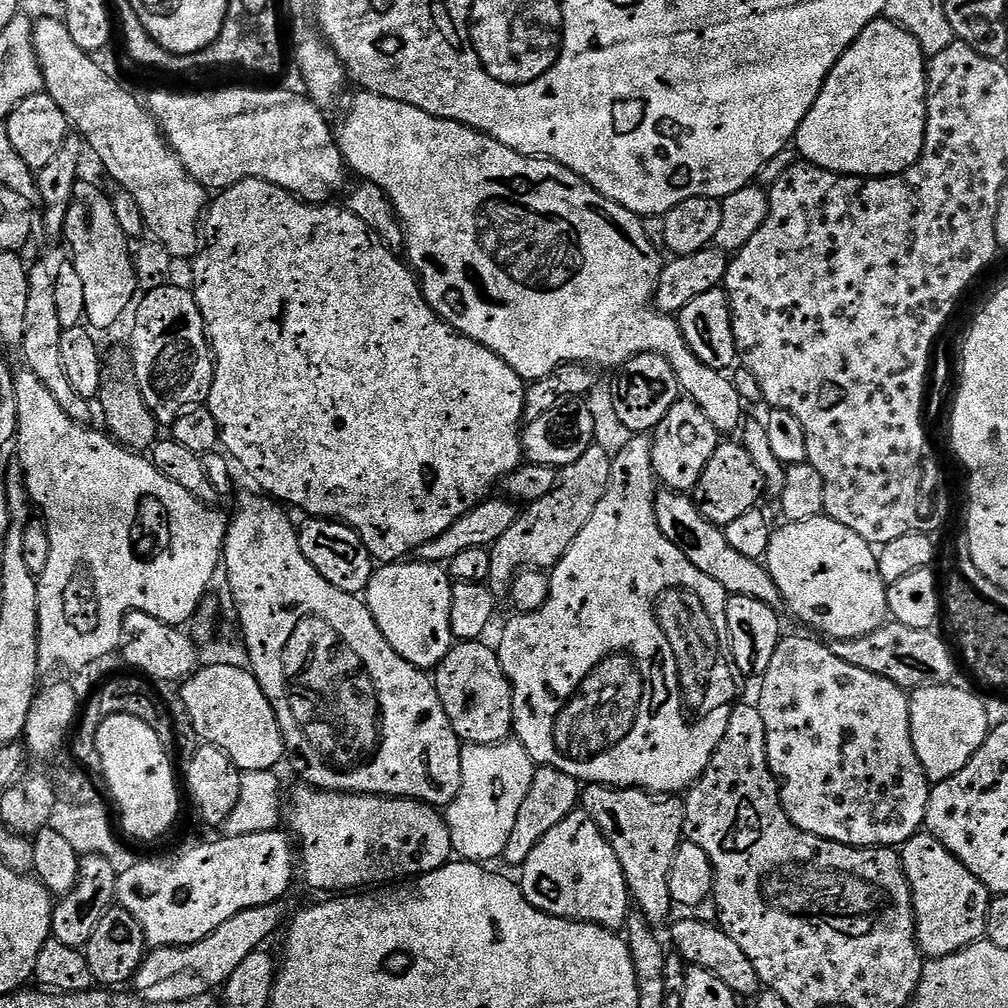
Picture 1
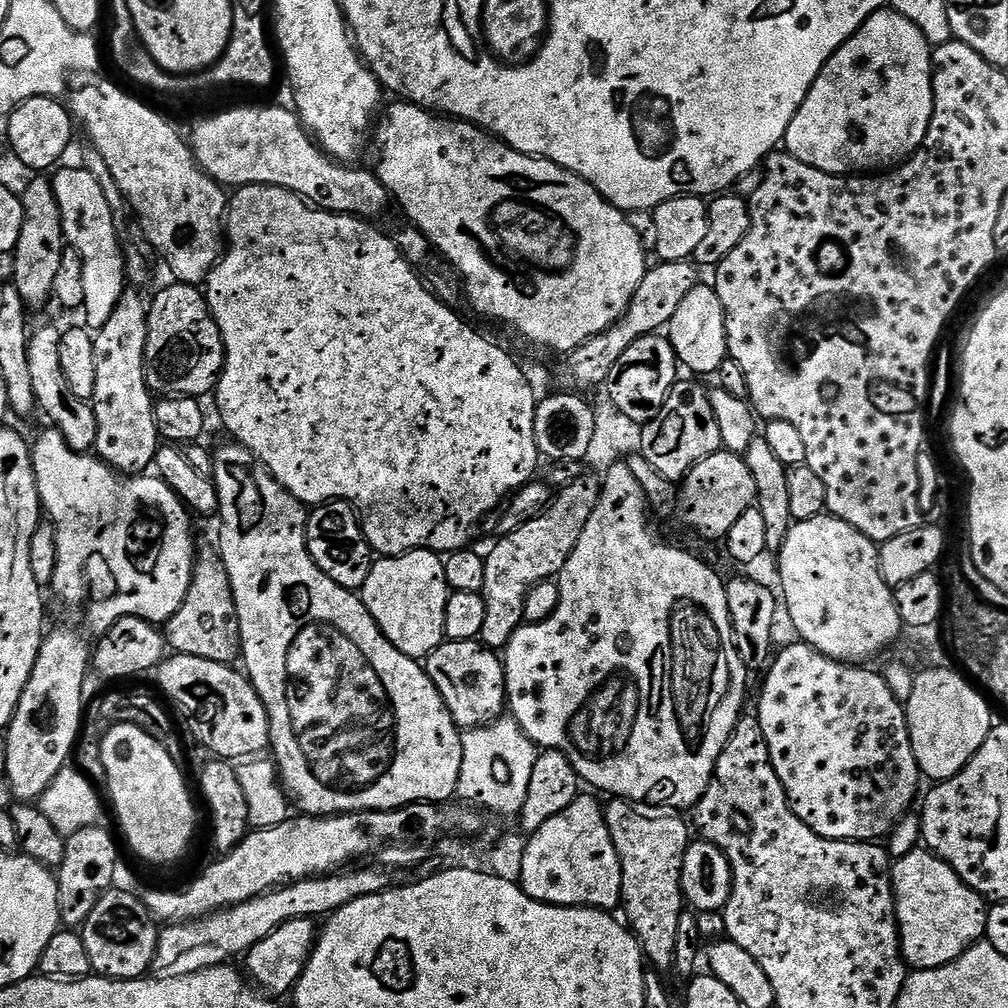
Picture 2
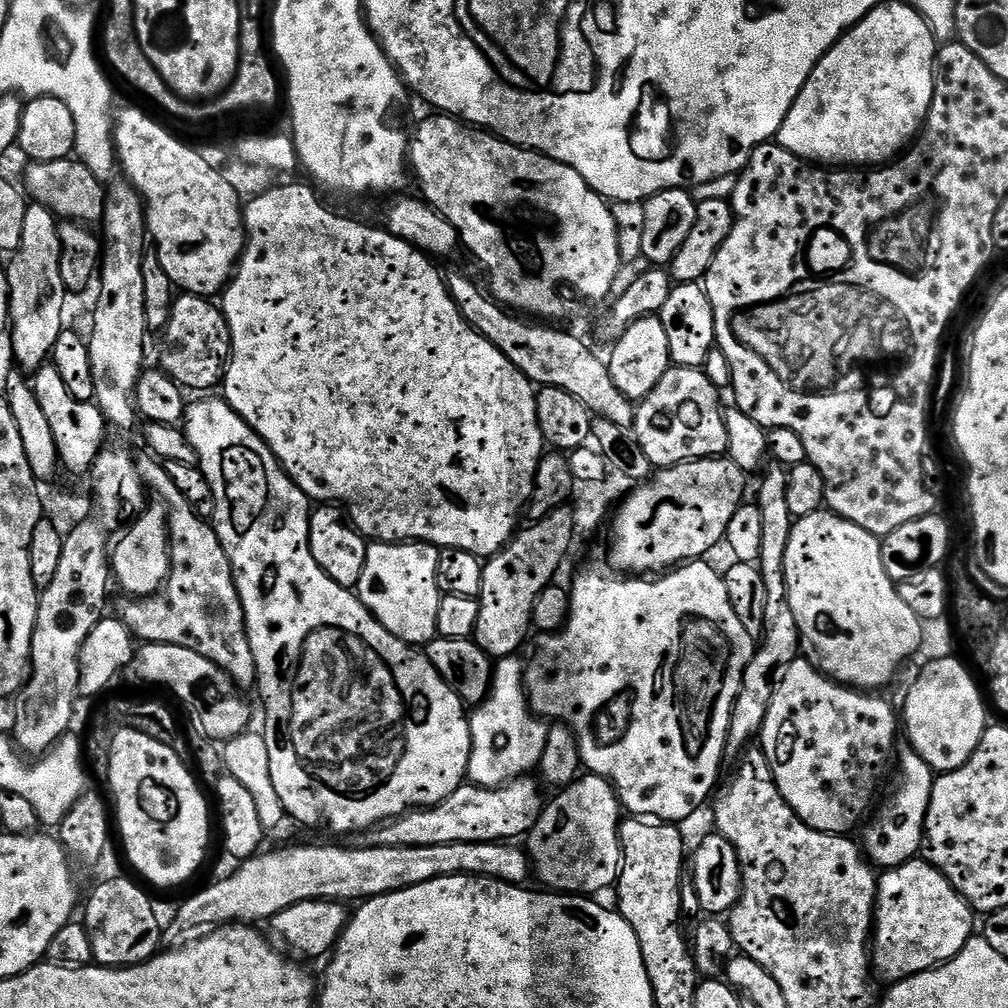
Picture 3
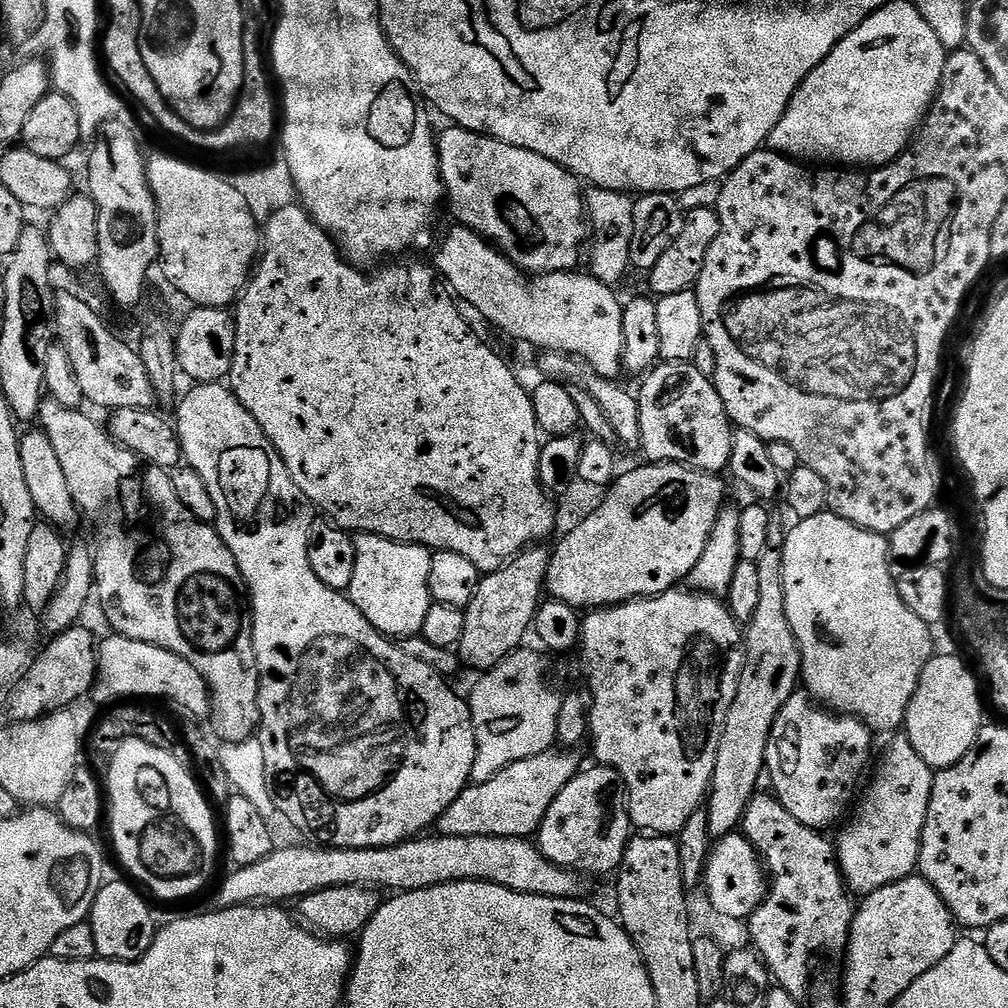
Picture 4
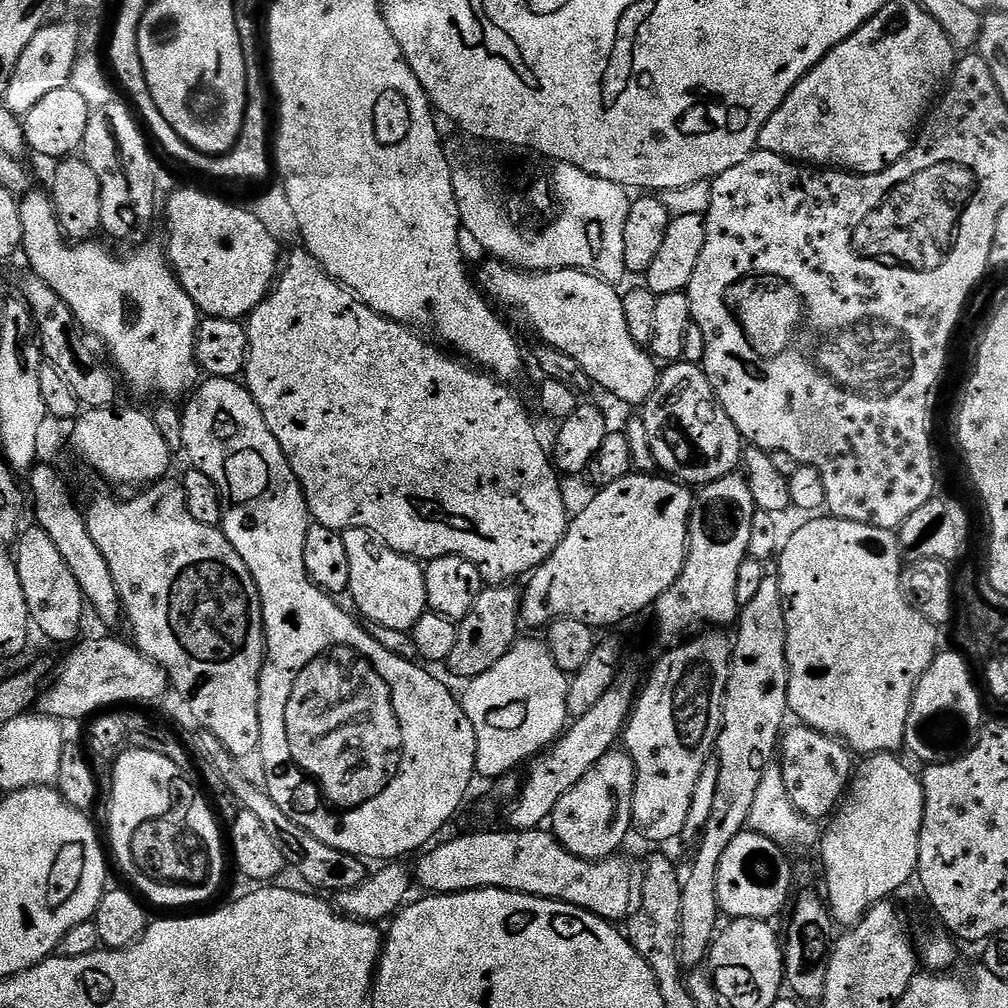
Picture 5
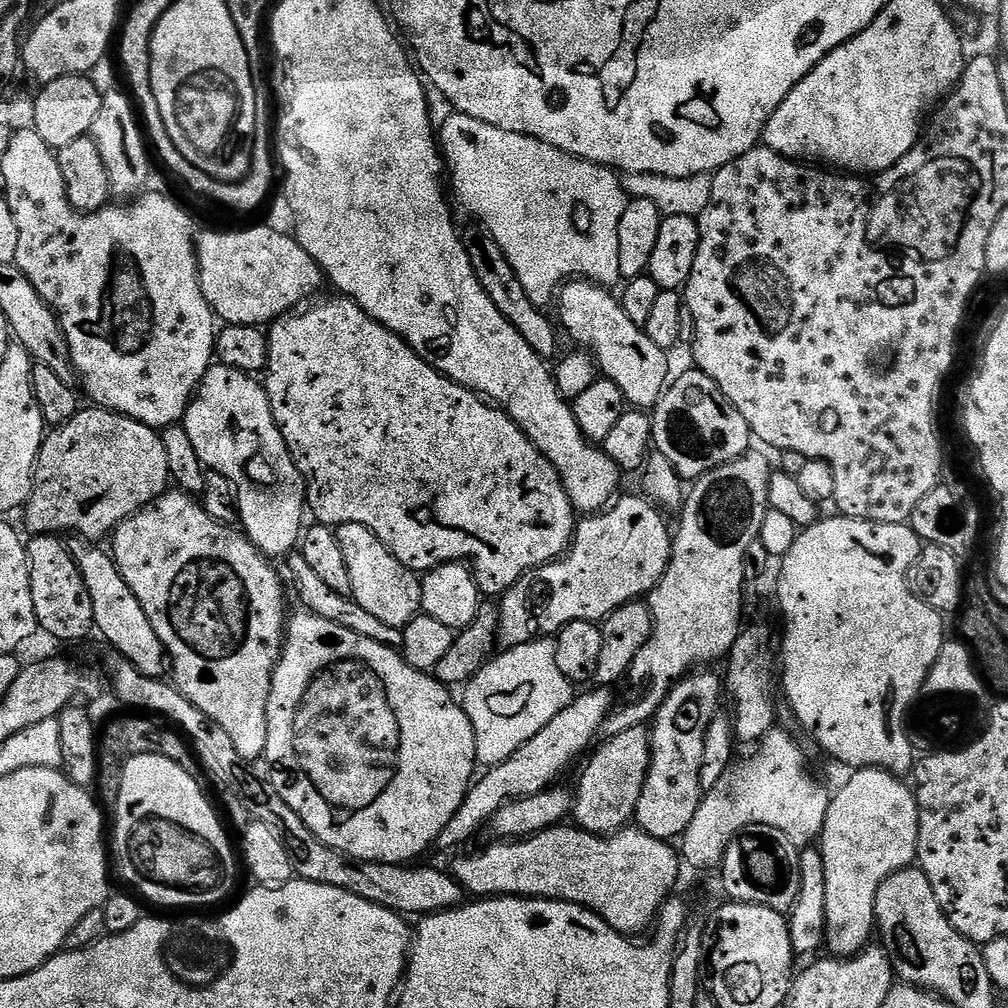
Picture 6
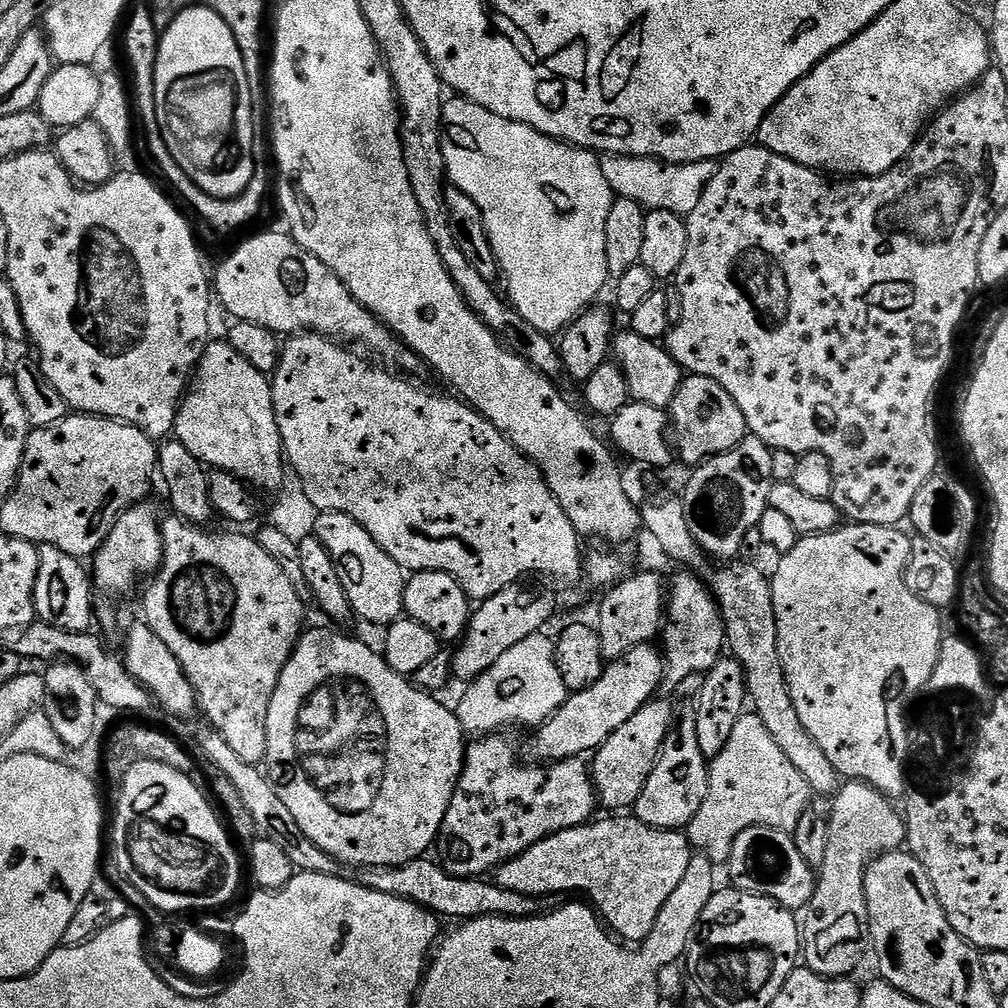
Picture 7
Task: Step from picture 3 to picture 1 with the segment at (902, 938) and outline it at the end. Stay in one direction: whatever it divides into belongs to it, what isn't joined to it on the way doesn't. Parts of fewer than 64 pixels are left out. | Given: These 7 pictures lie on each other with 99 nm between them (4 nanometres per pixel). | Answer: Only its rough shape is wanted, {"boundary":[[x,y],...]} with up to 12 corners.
{"boundary":[[938,838],[899,849],[916,941],[941,960],[983,941],[990,893]]}

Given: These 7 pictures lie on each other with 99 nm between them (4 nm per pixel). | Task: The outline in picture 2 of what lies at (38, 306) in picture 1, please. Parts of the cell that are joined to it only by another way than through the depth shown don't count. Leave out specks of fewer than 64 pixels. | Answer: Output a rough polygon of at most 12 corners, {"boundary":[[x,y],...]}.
{"boundary":[[61,329],[28,337],[37,405],[76,452],[96,446],[91,403],[66,386]]}

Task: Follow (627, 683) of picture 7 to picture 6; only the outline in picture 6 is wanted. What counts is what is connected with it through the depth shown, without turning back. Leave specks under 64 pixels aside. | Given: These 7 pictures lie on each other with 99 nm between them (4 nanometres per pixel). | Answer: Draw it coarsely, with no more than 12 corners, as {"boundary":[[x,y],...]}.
{"boundary":[[607,687],[579,693],[473,783],[435,843],[466,843],[547,792],[601,735]]}

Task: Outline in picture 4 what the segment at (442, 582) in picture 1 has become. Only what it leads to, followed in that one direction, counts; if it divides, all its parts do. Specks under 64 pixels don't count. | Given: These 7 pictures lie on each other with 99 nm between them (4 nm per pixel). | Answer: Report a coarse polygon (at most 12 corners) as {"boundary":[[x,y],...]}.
{"boundary":[[355,537],[346,595],[389,638],[419,636],[432,552]]}

